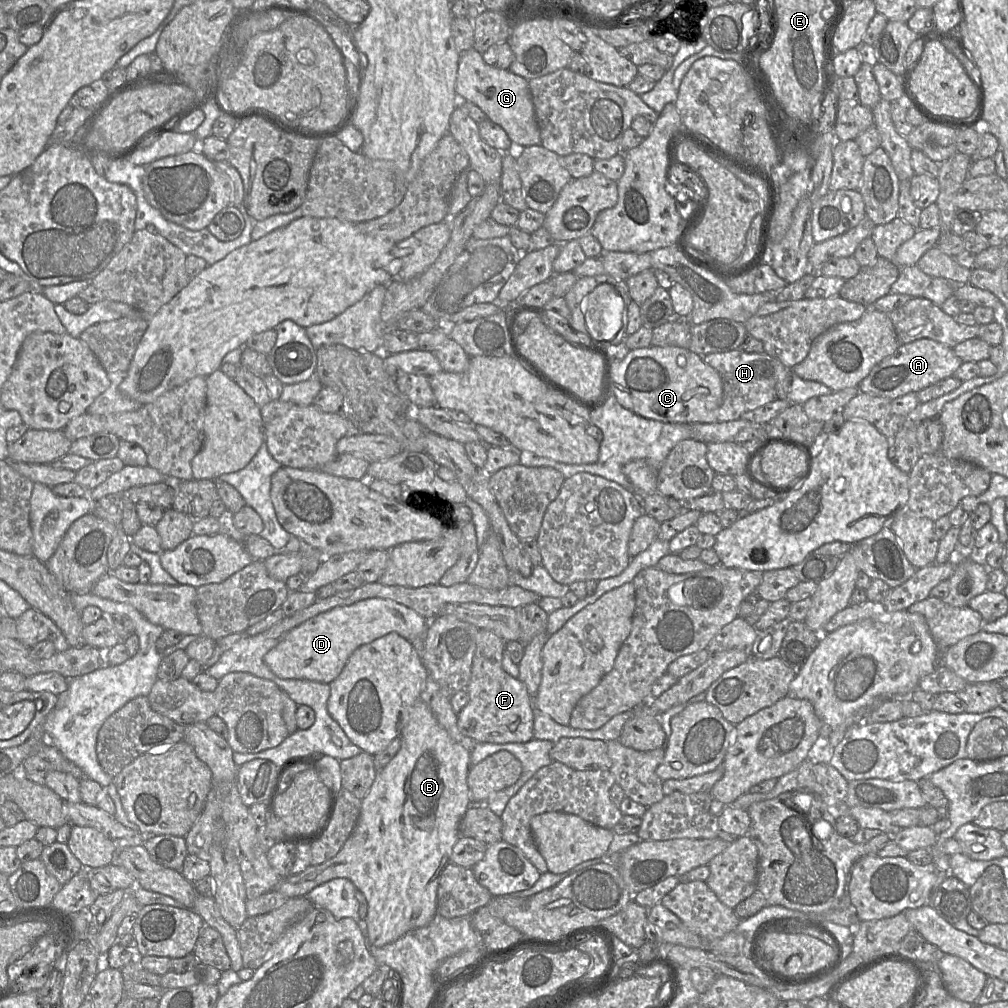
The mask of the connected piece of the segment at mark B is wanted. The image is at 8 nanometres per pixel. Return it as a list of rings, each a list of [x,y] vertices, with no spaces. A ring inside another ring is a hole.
[[[420,699],[409,711],[407,725],[400,733],[401,746],[396,755],[378,770],[375,779],[365,797],[361,800],[360,813],[355,828],[348,839],[343,844],[339,852],[332,858],[319,865],[310,865],[304,871],[291,875],[276,886],[275,891],[288,898],[306,896],[312,889],[329,880],[335,878],[349,879],[356,889],[360,890],[368,903],[368,911],[365,918],[370,942],[377,947],[382,947],[396,941],[407,932],[428,925],[434,918],[437,911],[437,887],[440,874],[443,868],[450,862],[452,848],[459,838],[459,823],[466,810],[471,805],[469,788],[467,785],[467,775],[470,769],[470,751],[453,741],[446,730],[438,723],[429,707]]]

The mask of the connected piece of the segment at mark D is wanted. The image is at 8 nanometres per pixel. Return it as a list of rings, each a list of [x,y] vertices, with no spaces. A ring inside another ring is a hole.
[[[370,598],[348,606],[340,606],[320,613],[289,631],[263,658],[268,668],[281,679],[300,679],[330,684],[336,679],[351,654],[361,645],[368,644],[388,633],[395,632],[408,641],[424,638],[428,627],[425,618],[414,610],[390,599]]]

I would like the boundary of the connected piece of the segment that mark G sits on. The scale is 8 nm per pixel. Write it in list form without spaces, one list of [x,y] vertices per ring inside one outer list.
[[[471,48],[460,51],[455,90],[467,101],[481,108],[492,122],[500,125],[513,144],[523,147],[541,144],[540,130],[527,79],[512,73],[509,69],[488,65],[482,54]]]

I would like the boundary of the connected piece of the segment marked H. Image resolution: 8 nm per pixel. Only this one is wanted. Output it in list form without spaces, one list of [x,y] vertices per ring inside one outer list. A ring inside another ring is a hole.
[[[735,349],[701,357],[706,364],[719,372],[723,383],[723,397],[717,412],[717,422],[741,419],[744,412],[755,410],[775,400],[777,382],[787,375],[787,370],[791,370],[765,352],[747,353]]]

